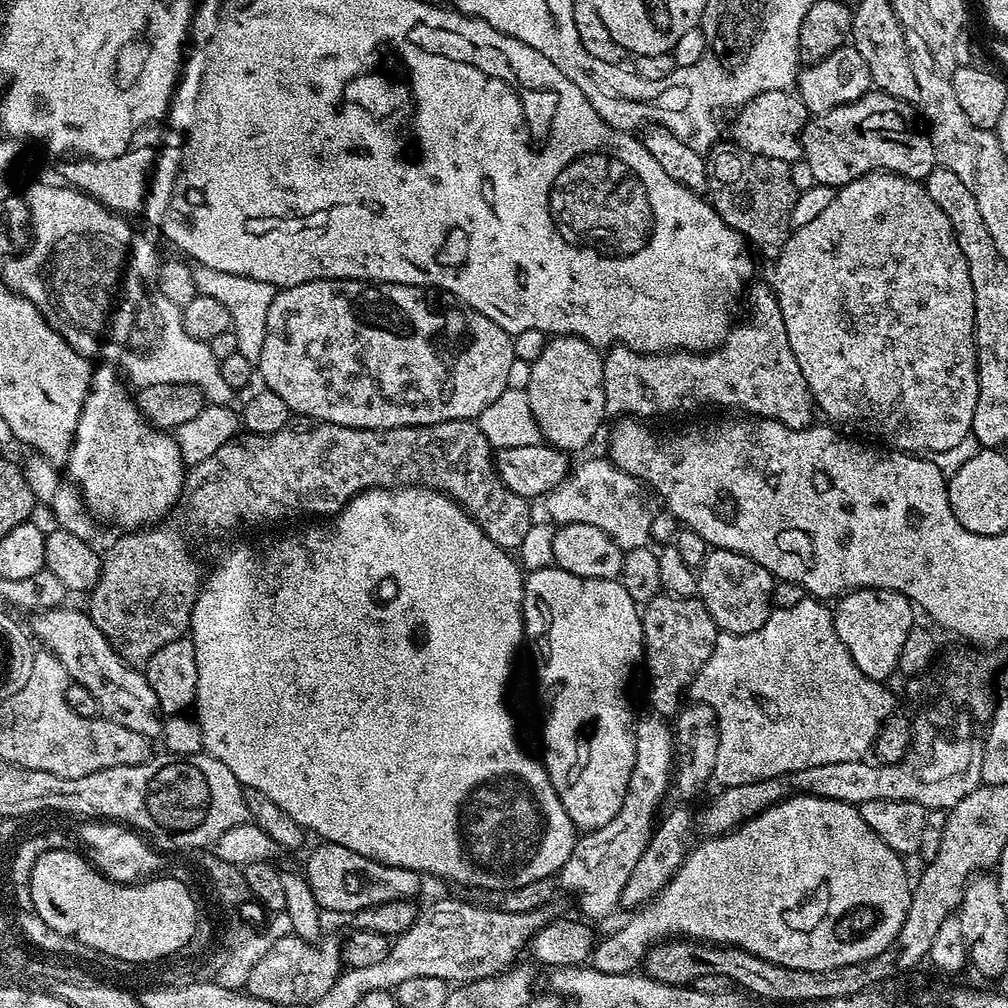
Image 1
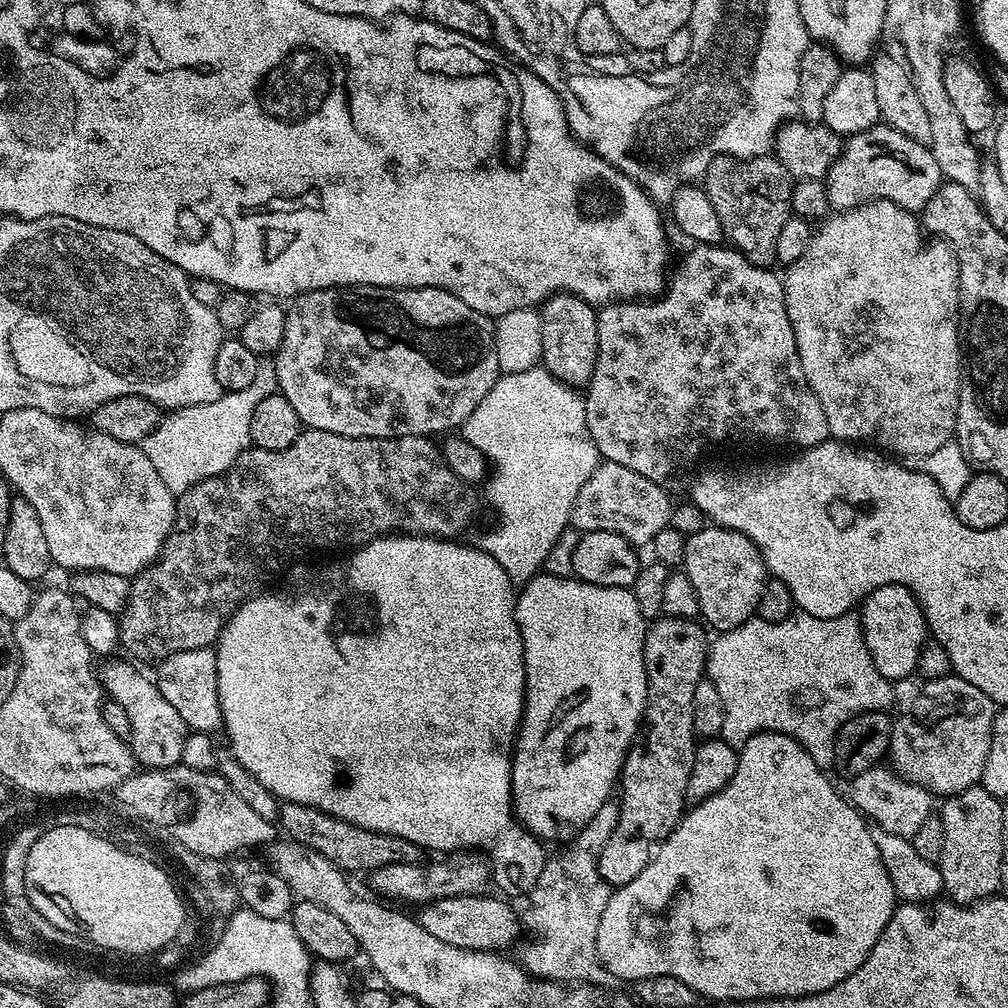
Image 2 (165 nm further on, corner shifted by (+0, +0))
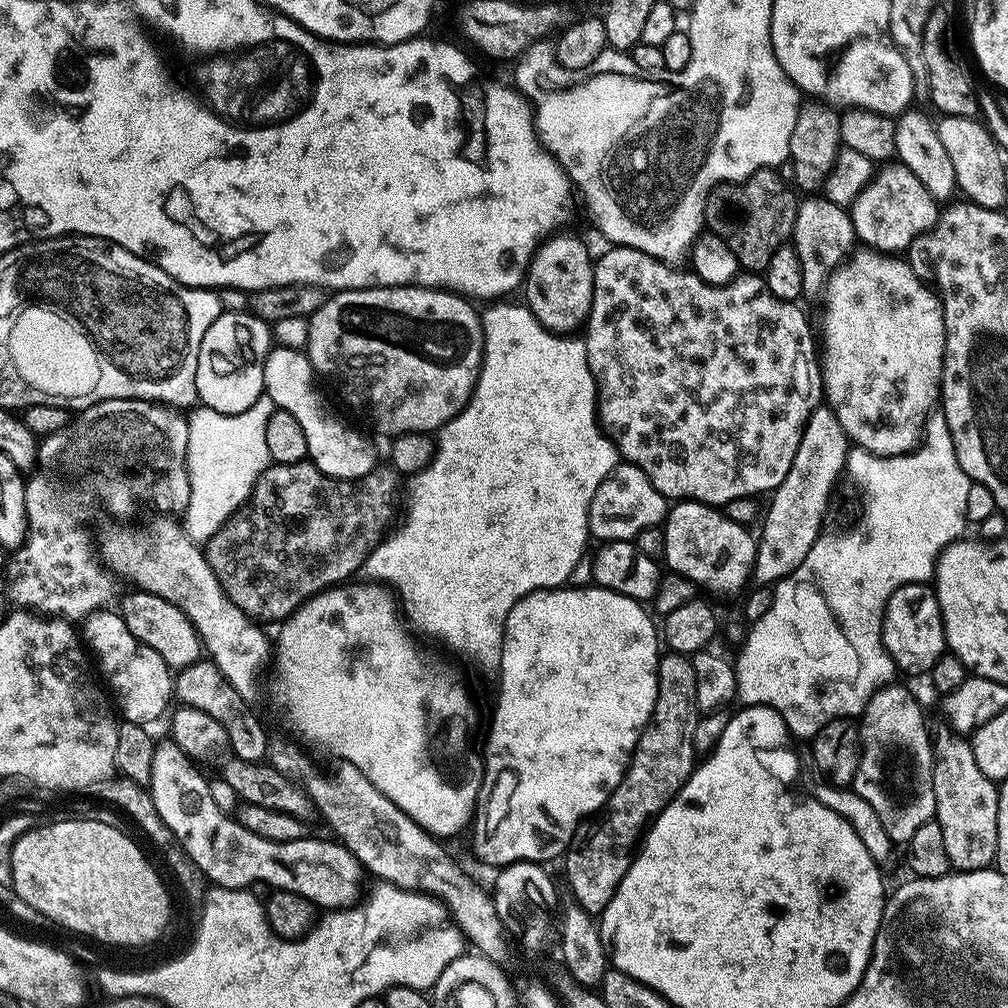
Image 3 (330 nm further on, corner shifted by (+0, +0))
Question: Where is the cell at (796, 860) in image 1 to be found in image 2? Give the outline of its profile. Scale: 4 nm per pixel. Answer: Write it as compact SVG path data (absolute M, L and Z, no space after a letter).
M757 732L756 735L750 737L744 744L743 748L738 752L738 770L734 770L734 778L730 778L730 782L718 794L714 794L710 798L700 801L681 819L676 825L674 831L668 836L661 848L656 852L656 856L646 866L646 870L642 870L642 874L638 874L638 878L634 878L630 882L619 885L613 891L612 896L606 902L606 910L602 910L602 922L598 922L598 946L596 947L596 959L599 967L605 968L612 976L621 976L624 980L635 982L645 980L651 976L676 976L680 982L686 982L686 986L690 986L697 997L708 1000L717 1000L723 1002L726 1000L767 1000L777 996L809 996L815 992L822 990L830 990L830 986L834 986L838 982L842 982L842 978L846 978L850 974L854 974L854 970L858 970L858 966L862 966L864 959L872 952L874 942L878 942L878 938L882 934L882 930L886 930L886 922L890 922L892 913L898 907L898 897L894 886L890 882L890 874L886 870L886 866L882 866L882 858L878 854L878 846L874 846L874 838L870 838L870 824L865 817L861 816L847 799L844 800L836 793L836 788L827 780L825 773L816 767L814 758L810 758L810 754L797 740L791 740L789 736L784 736L781 732Z

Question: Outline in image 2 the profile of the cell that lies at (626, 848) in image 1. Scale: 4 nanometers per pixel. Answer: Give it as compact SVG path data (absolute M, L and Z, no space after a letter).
M609 802L590 818L590 822L575 833L569 848L544 861L542 874L531 885L532 905L526 924L536 931L536 941L518 955L519 963L529 976L557 982L580 982L597 967L598 922L613 889L600 877L600 855L620 821L619 803Z

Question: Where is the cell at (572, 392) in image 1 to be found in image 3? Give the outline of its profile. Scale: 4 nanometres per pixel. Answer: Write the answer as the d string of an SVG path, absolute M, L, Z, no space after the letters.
M553 235L547 239L528 263L522 285L523 303L548 332L576 334L588 323L594 298L594 256L576 236Z

